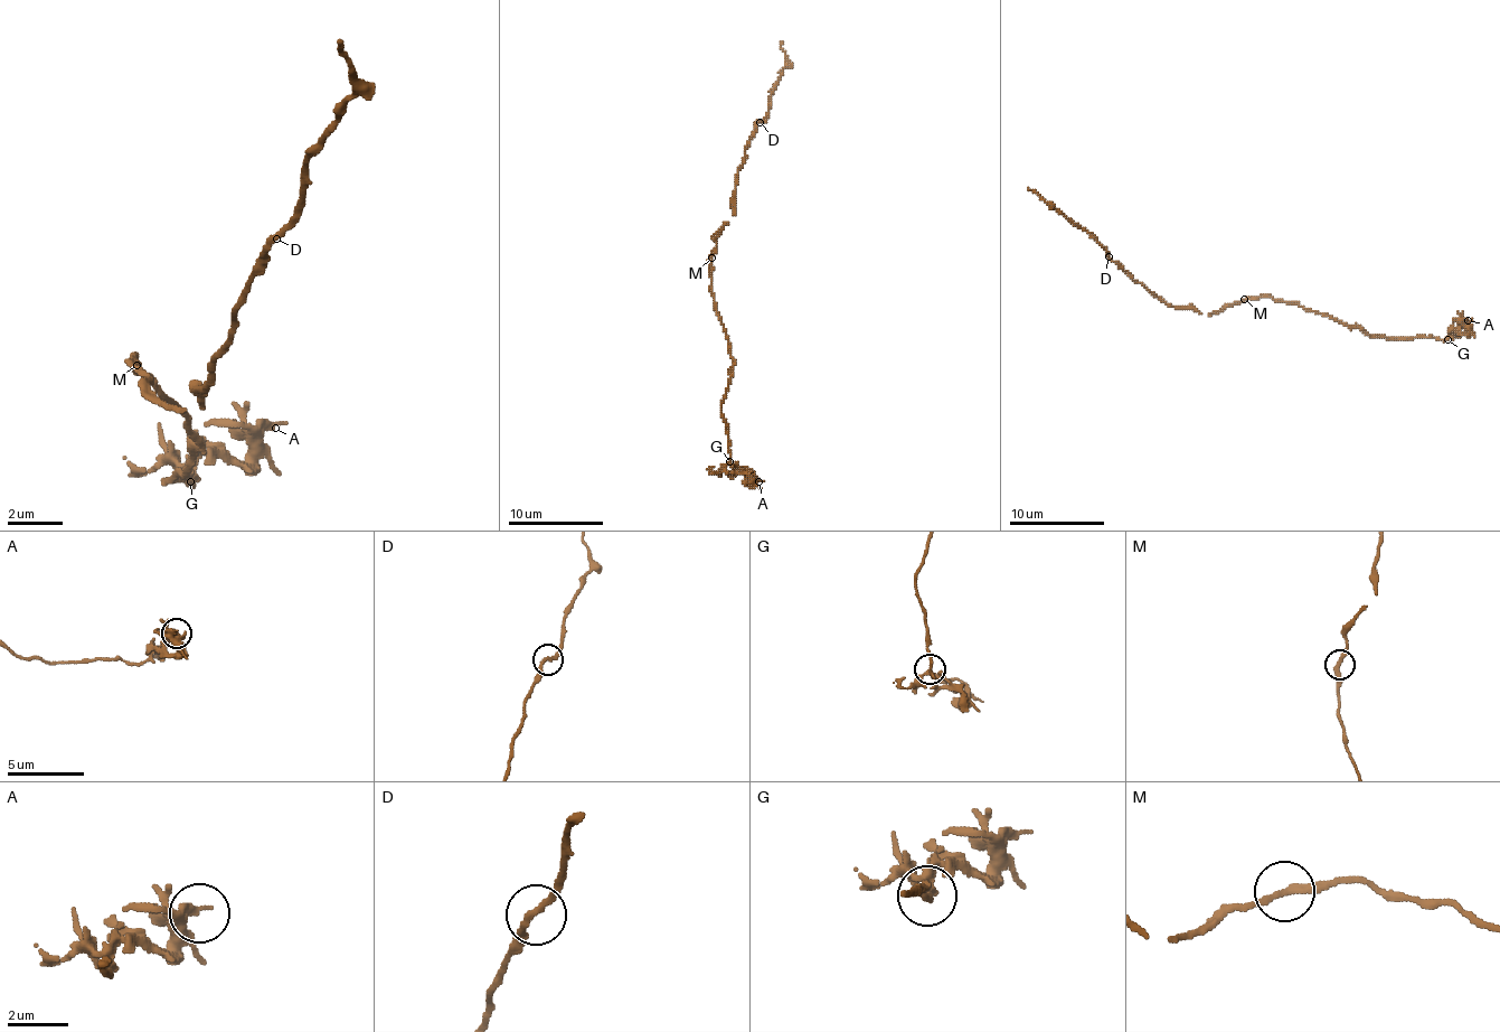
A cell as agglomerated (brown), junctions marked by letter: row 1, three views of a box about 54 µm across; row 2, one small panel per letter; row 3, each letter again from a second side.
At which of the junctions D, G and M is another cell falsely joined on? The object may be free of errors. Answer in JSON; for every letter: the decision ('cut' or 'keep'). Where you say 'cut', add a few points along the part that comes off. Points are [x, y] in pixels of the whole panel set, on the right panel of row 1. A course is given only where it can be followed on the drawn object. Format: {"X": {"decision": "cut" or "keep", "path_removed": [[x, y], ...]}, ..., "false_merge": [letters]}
{"D": {"decision": "keep"}, "G": {"decision": "cut", "path_removed": [[1449, 339], [1453, 330], [1464, 330], [1468, 318]]}, "M": {"decision": "keep"}, "false_merge": ["G"]}

